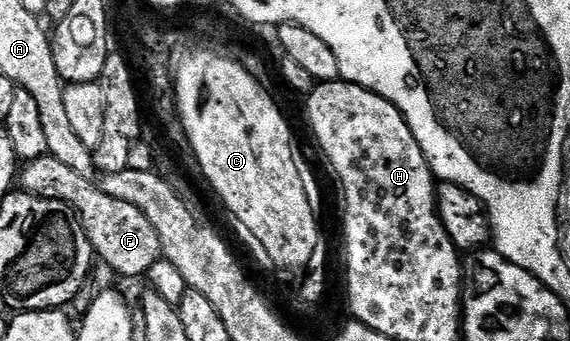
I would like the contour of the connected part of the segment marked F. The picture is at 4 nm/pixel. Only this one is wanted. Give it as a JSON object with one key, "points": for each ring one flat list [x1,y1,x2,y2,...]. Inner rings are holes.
{"points":[[48,153,21,168,20,187,28,195,69,203,77,213,78,220,82,222,82,228,95,256,101,262,103,259,118,275,127,275,130,279,137,275,145,276,152,269,152,265,156,265,156,261,163,258,160,237,152,221,148,221,148,217,144,217,140,209,136,209,136,205,128,205,128,201,116,201,116,197,108,197,94,179,80,177,80,173,68,169,68,165,56,161,56,157]]}

